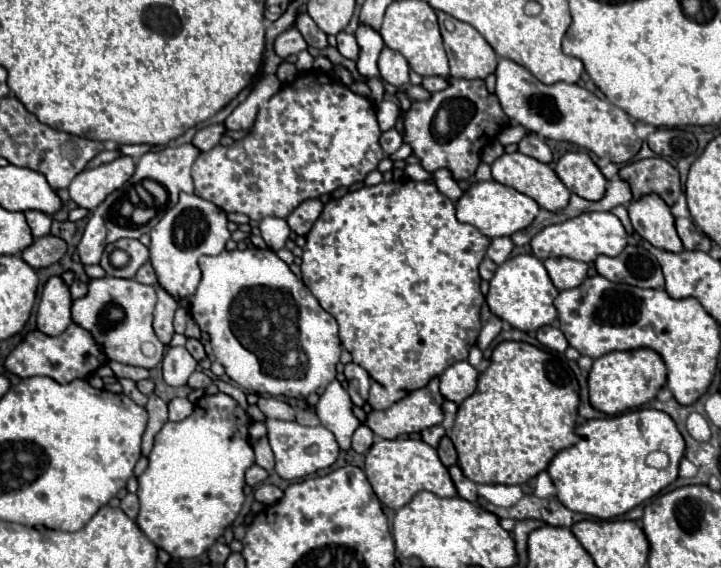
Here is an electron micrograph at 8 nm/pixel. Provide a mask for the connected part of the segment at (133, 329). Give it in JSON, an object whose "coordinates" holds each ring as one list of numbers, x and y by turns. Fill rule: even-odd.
{"coordinates":[[112,276,94,278,88,282,86,296,72,302,72,322,92,334,94,342,102,346,106,358,150,370,164,356,164,344,158,340,158,336,154,336,152,330,154,304,156,304,154,286],[144,348,152,348,152,354,148,356]]}

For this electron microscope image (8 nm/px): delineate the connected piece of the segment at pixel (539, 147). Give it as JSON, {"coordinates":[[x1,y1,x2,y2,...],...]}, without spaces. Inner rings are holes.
{"coordinates":[[530,134,530,136,522,138,520,144,518,144,518,152,526,154,526,156,532,156,532,158,536,158,538,162,544,162,544,164,550,164,550,162,552,162,552,152,550,152,550,148,548,148,542,140,538,140,536,134]]}

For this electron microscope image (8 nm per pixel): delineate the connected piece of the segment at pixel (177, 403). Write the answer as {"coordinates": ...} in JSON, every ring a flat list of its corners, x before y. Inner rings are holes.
{"coordinates":[[172,398,168,402,168,416,170,420,184,420,186,416,190,416,194,410,194,404,188,402,186,398]]}

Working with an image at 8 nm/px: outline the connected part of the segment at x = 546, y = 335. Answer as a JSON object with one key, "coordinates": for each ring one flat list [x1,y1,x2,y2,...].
{"coordinates":[[542,326,536,332,536,338,542,346,546,346,548,350,554,350,554,352,564,352,568,348,568,342,566,342,564,334,554,326]]}

